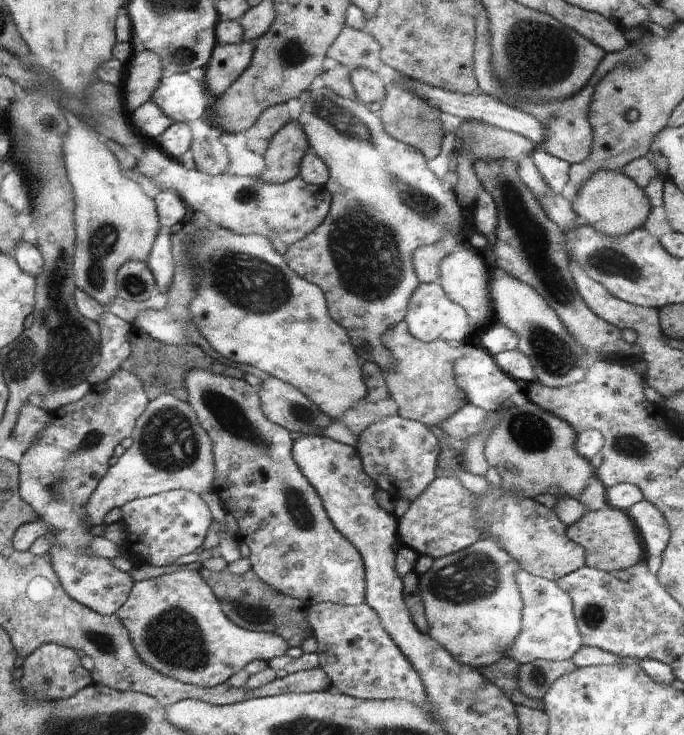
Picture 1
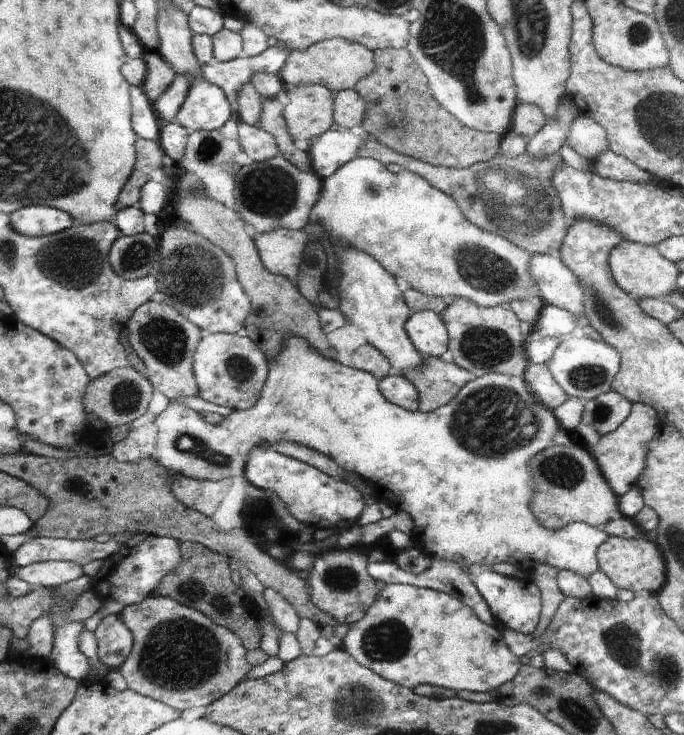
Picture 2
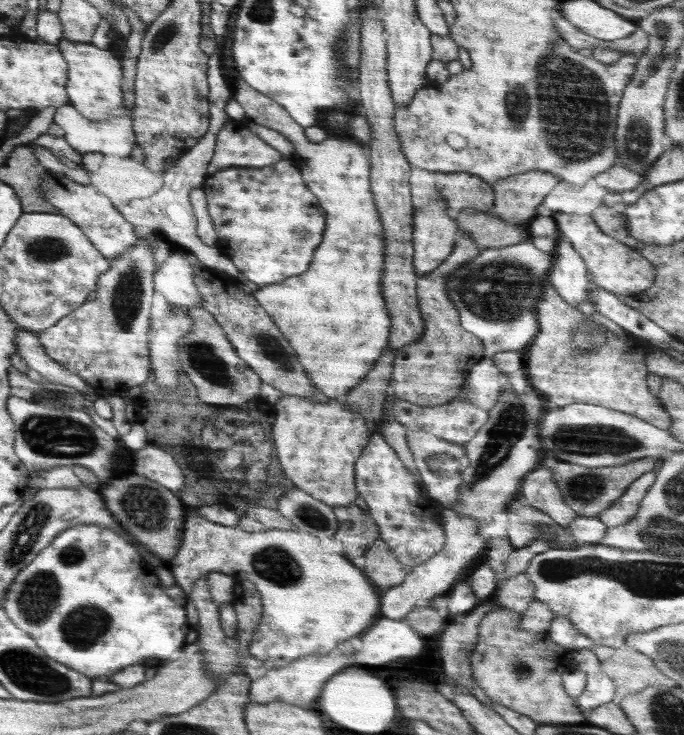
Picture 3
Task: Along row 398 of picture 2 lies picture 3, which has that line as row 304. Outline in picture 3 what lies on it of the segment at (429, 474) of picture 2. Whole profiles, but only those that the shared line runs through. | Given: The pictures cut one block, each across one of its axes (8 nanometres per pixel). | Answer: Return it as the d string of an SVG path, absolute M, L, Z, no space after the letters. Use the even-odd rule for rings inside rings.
M236 76L231 84L234 88L233 98L244 108L250 121L277 130L292 142L294 154L298 158L297 167L305 185L316 196L325 212L323 237L314 251L310 268L300 276L292 276L280 284L261 287L254 292L254 297L279 328L280 333L290 342L290 346L296 350L298 360L312 378L314 386L322 394L332 398L348 394L358 385L356 382L360 382L365 374L374 368L382 353L387 351L391 328L391 317L384 306L380 291L385 263L385 240L383 224L370 186L371 162L362 151L362 144L350 139L339 139L330 134L320 143L312 143L306 138L304 128L291 118L285 107L248 86L242 77ZM531 239L502 248L480 251L446 282L446 295L459 315L459 323L484 346L484 356L527 348L538 333L536 305L553 266L553 254L539 250Z

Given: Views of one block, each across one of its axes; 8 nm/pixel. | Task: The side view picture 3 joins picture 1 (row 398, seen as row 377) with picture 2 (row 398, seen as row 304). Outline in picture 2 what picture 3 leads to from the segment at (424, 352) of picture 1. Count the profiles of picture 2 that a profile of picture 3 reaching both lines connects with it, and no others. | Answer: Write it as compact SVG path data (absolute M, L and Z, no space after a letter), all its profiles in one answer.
M440 357L426 358L422 366L404 370L402 376L416 388L419 410L426 413L448 404L462 386L476 378L468 370L454 362L443 362Z

